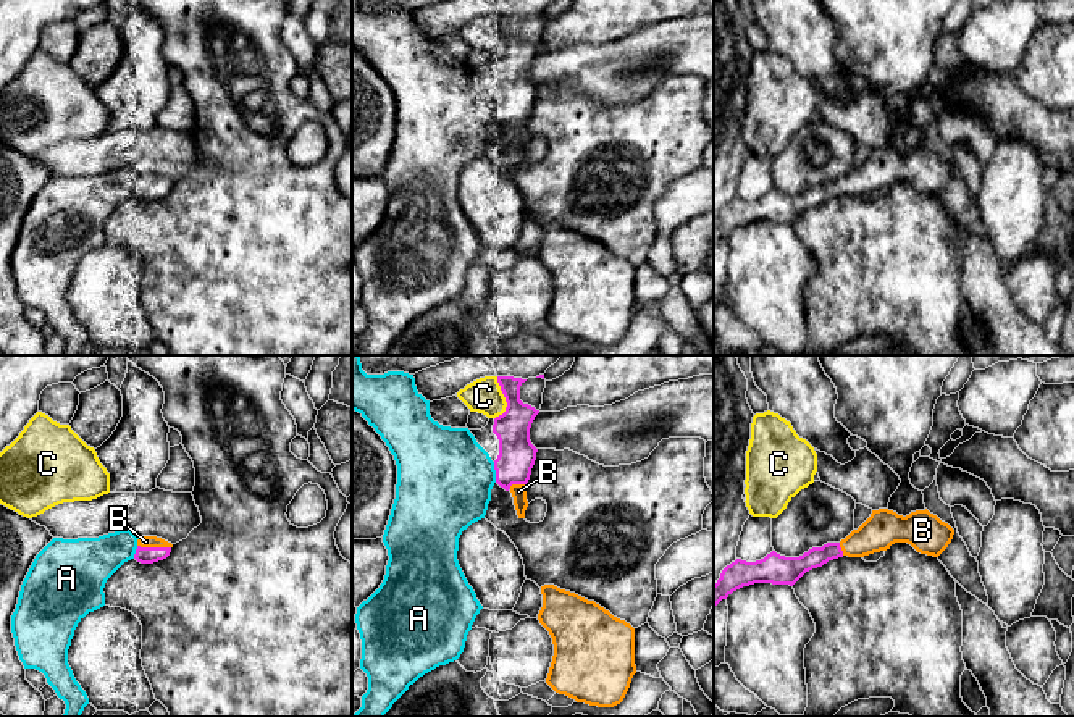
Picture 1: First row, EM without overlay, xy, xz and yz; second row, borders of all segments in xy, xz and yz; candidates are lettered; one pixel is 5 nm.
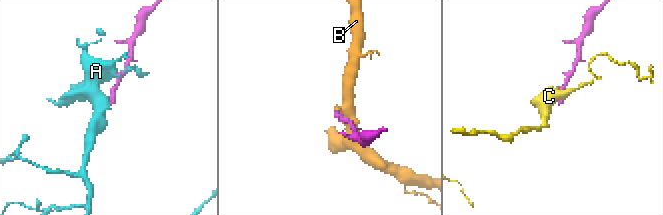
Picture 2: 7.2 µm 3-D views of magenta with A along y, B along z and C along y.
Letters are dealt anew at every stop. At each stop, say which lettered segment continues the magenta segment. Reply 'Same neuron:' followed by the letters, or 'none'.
Same neuron: B

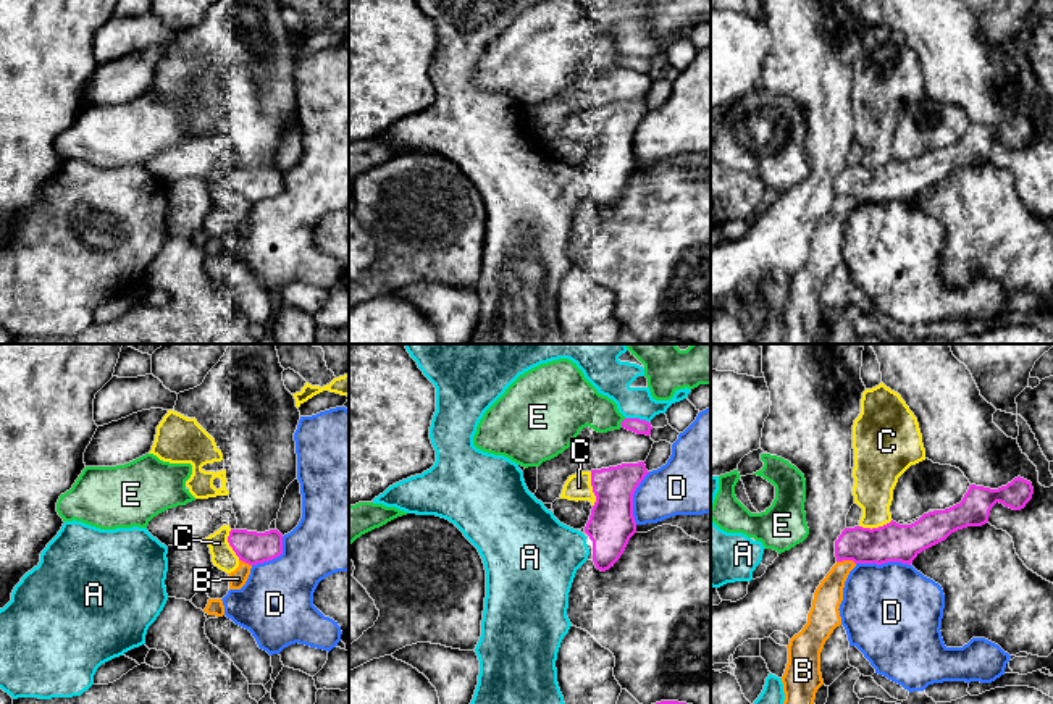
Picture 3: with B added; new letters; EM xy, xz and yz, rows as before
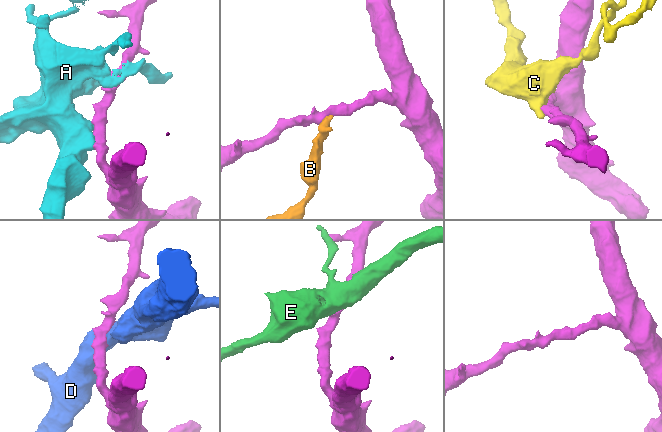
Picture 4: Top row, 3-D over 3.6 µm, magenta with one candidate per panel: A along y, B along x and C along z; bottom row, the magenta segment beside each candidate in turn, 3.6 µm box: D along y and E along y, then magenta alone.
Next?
Same neuron: none

